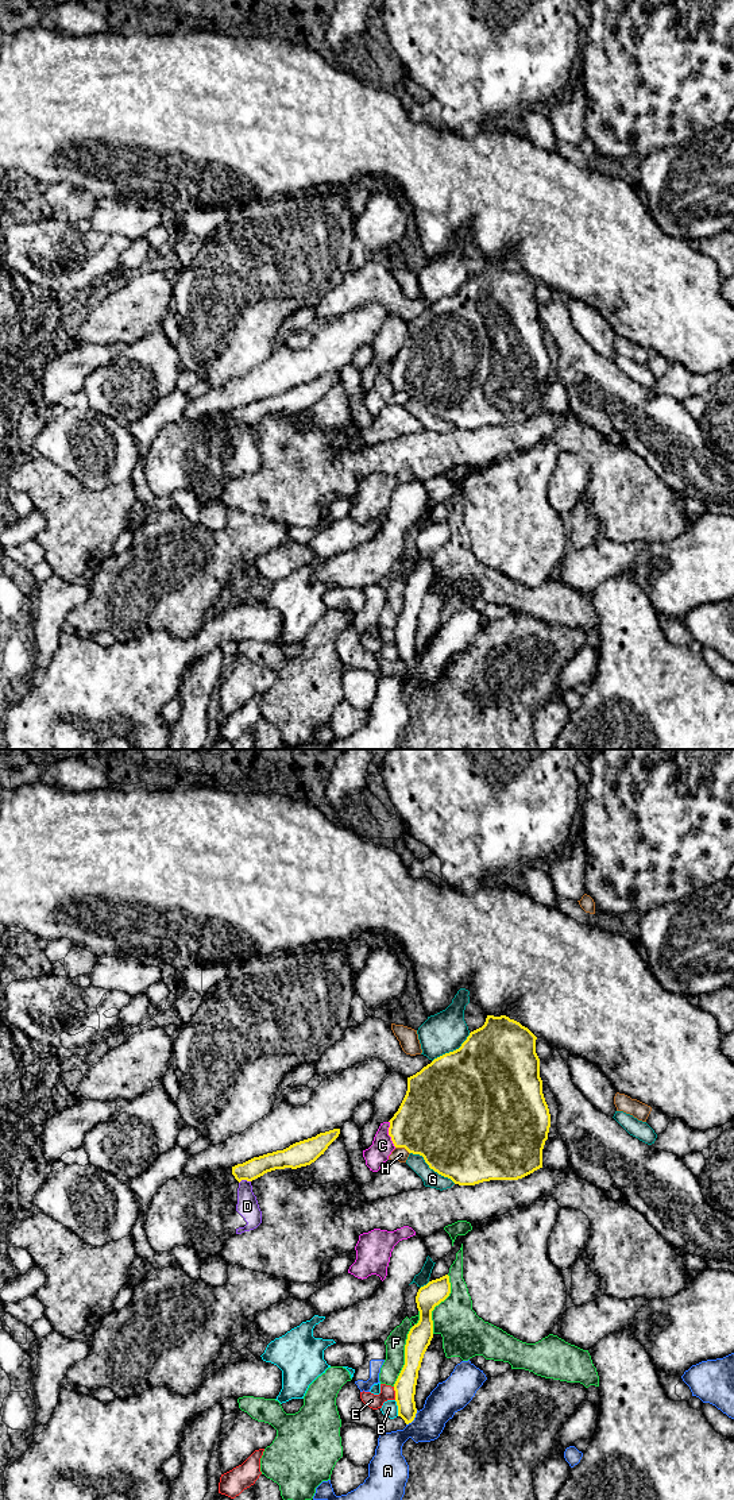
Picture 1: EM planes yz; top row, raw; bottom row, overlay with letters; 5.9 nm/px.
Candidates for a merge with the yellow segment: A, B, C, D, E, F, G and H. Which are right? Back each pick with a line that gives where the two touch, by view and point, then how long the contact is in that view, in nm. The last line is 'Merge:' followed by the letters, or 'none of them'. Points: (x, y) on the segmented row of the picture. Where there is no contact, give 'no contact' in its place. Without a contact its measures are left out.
Merge: none of them

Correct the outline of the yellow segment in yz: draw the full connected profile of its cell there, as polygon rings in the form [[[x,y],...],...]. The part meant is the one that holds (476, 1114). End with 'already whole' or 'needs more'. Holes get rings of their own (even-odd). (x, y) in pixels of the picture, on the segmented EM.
[[[487,1015],[484,1025],[471,1032],[459,1049],[434,1059],[407,1077],[406,1095],[389,1121],[389,1135],[394,1146],[422,1156],[430,1169],[459,1185],[518,1180],[542,1168],[550,1114],[542,1094],[536,1040],[519,1022],[506,1015]]]; already whole

